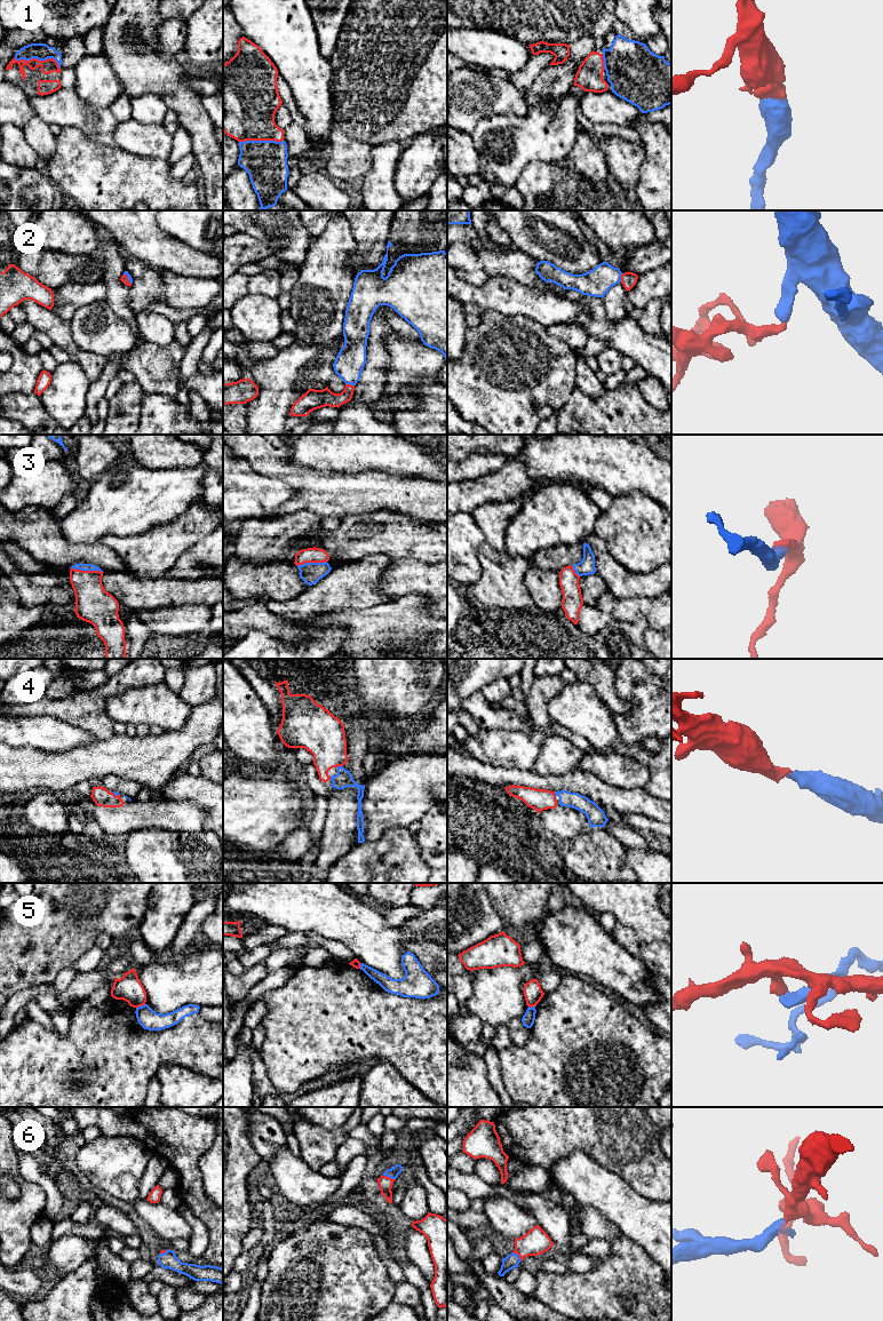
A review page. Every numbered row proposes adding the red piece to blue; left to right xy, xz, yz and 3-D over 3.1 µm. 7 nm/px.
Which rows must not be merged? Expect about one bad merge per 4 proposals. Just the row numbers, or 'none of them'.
5

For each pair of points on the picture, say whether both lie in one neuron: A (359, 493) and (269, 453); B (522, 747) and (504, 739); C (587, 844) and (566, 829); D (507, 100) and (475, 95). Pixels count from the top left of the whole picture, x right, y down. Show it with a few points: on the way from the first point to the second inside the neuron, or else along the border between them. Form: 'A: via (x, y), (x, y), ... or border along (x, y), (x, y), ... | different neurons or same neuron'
A: via (336, 493), (317, 491), (307, 482), (292, 476) | same neuron
B: via (517, 747), (512, 747), (509, 743) | same neuron
C: border along (590, 827), (574, 835), (565, 844) | different neurons
D: via (499, 96), (483, 95) | same neuron

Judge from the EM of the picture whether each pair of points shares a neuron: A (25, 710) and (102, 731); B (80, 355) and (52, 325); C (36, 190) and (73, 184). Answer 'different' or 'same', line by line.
A: same
B: same
C: different

